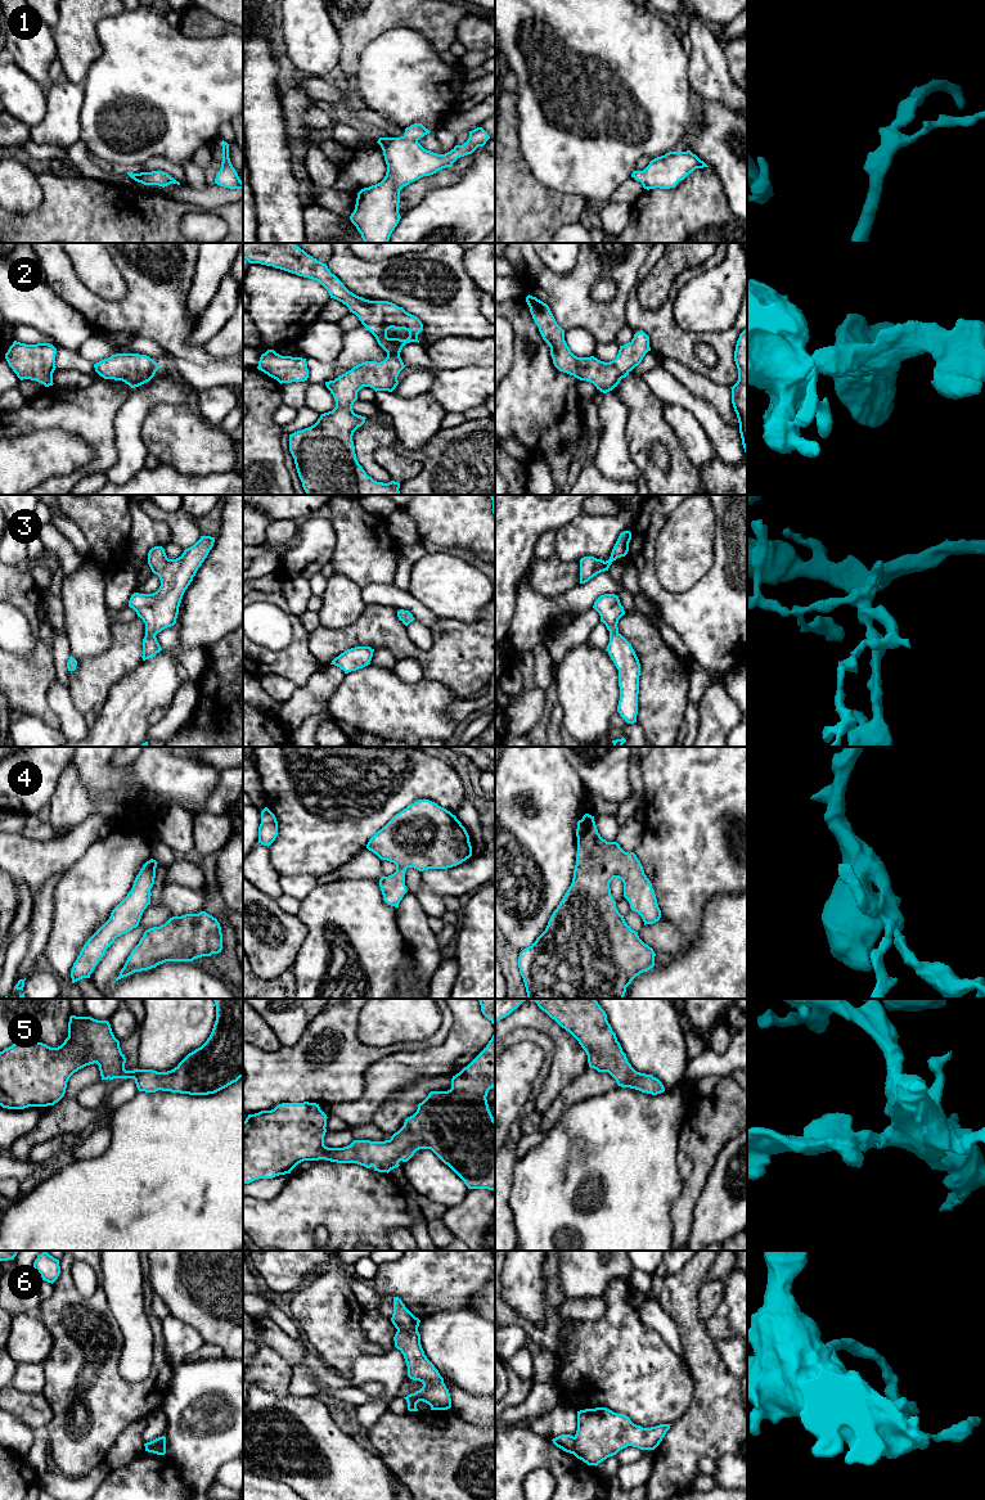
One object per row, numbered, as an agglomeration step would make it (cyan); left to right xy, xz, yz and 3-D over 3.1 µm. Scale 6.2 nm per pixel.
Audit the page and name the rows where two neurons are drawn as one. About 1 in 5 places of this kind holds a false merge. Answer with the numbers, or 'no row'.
6

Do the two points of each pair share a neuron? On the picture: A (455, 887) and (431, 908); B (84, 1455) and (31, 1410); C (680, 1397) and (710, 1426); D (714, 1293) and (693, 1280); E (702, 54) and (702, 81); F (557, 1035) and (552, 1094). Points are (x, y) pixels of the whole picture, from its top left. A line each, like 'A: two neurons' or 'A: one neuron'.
A: one neuron
B: two neurons
C: two neurons
D: two neurons
E: one neuron
F: one neuron

